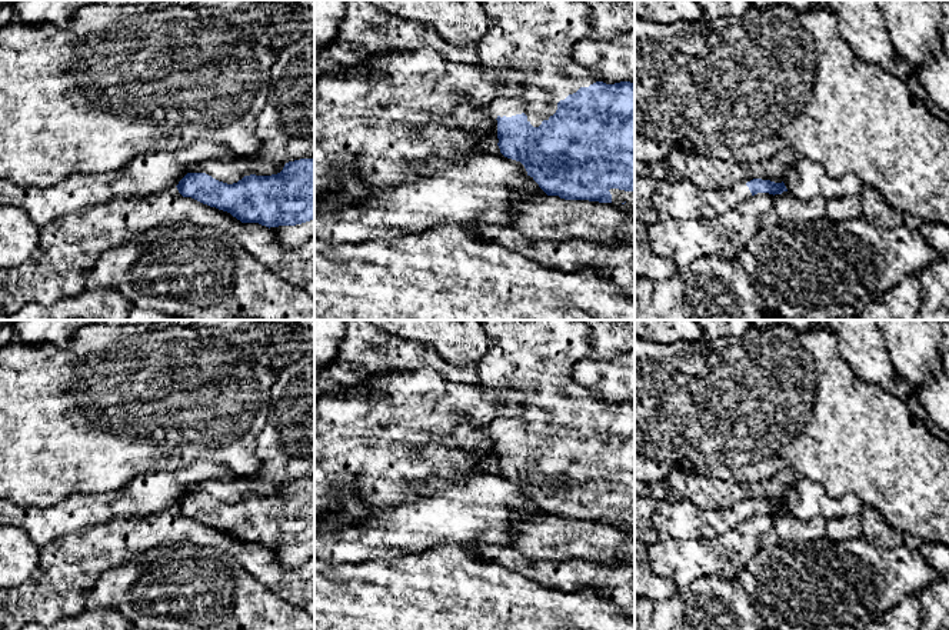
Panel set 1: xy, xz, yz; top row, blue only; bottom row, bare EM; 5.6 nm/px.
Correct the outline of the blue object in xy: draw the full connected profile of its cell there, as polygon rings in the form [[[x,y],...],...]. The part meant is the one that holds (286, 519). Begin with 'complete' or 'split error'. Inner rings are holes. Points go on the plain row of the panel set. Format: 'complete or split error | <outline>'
complete | [[[314,479],[289,481],[277,494],[250,494],[233,504],[187,493],[176,507],[183,517],[227,531],[242,543],[270,549],[314,540]]]

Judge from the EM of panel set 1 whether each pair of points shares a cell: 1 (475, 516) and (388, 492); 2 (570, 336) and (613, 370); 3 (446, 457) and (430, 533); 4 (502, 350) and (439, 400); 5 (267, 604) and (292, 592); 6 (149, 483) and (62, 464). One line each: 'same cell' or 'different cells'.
1: different cells
2: different cells
3: different cells
4: different cells
5: different cells
6: different cells

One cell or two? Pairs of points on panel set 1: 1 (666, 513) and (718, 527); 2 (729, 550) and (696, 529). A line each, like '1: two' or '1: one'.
1: one
2: two

